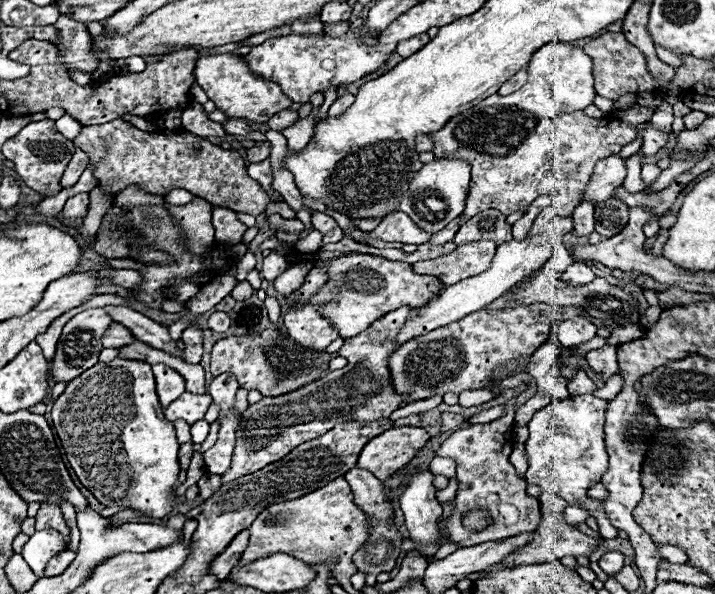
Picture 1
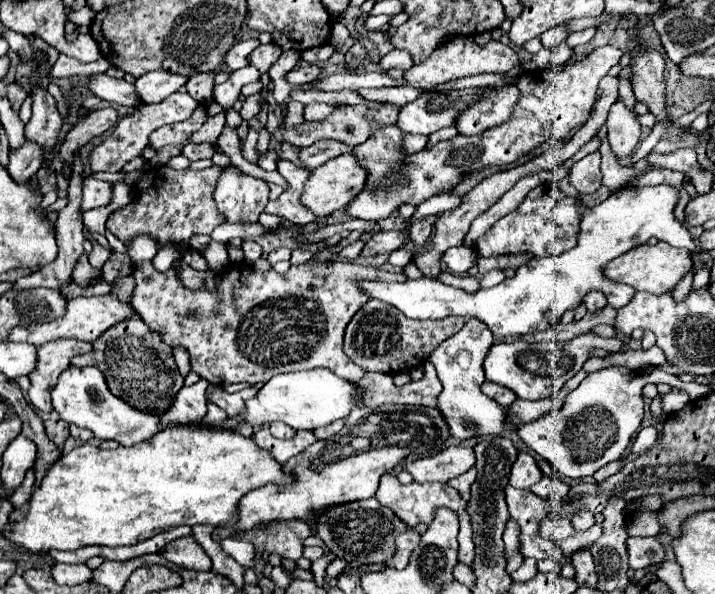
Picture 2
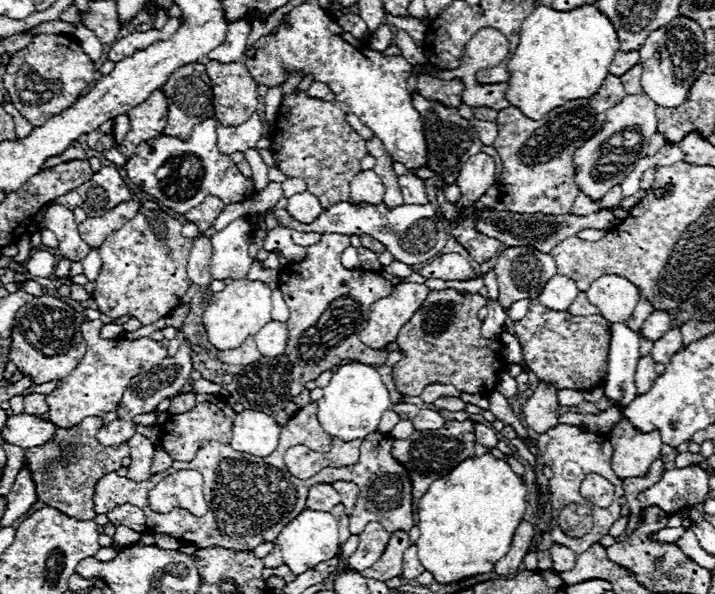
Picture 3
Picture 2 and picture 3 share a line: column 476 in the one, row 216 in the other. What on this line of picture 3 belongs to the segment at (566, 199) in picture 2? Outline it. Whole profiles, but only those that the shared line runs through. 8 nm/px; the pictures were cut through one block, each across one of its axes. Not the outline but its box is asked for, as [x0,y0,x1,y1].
[208,216,254,280]

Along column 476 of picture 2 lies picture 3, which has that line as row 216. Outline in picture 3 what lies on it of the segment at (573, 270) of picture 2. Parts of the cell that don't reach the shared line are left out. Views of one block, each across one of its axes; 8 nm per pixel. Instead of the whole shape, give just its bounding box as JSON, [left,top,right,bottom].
[286,190,324,224]

